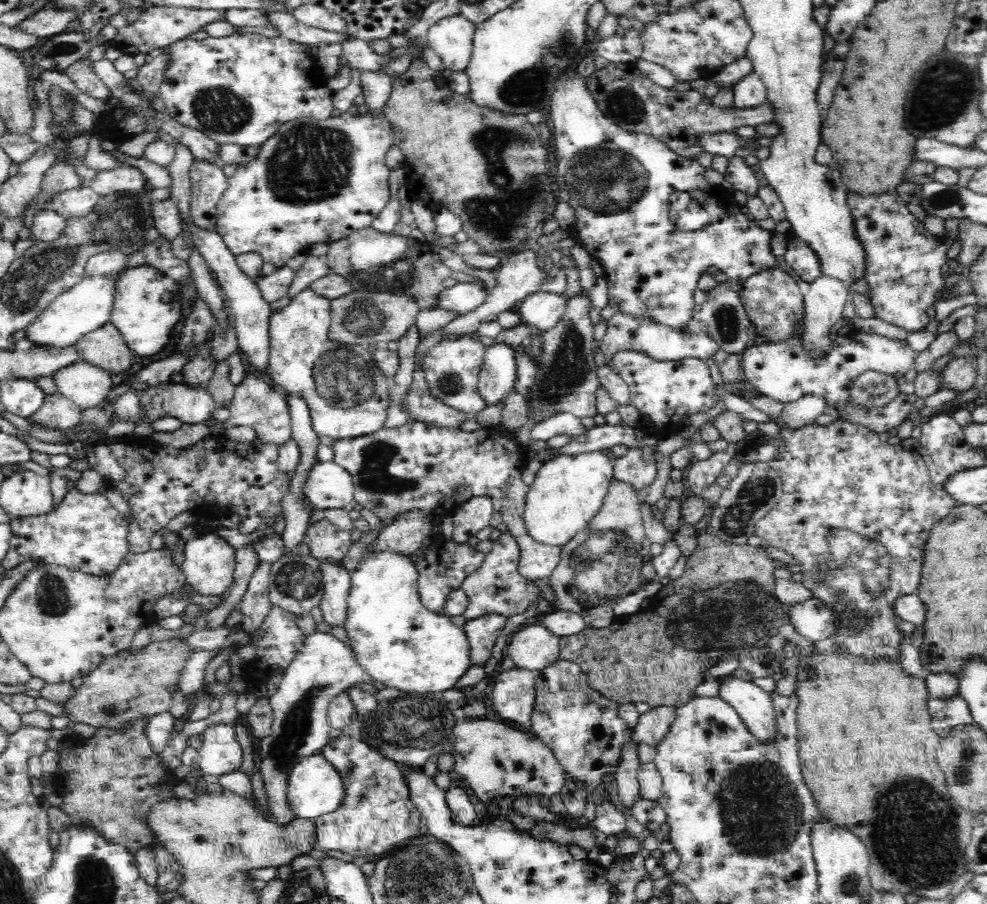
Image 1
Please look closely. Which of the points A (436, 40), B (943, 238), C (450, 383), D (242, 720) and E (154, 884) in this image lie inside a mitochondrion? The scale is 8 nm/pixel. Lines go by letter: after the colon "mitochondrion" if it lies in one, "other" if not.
A: other
B: other
C: mitochondrion
D: other
E: other

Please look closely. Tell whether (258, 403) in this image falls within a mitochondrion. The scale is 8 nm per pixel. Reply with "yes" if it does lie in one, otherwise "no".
yes

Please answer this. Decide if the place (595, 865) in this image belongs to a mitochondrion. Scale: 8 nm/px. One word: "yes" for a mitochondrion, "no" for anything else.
no

